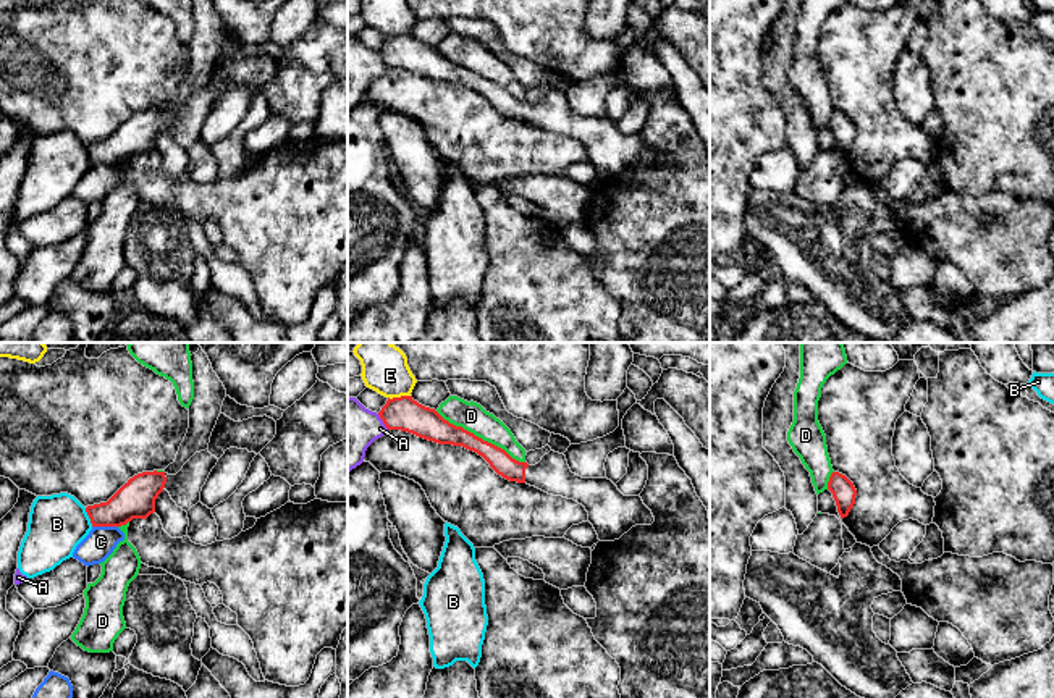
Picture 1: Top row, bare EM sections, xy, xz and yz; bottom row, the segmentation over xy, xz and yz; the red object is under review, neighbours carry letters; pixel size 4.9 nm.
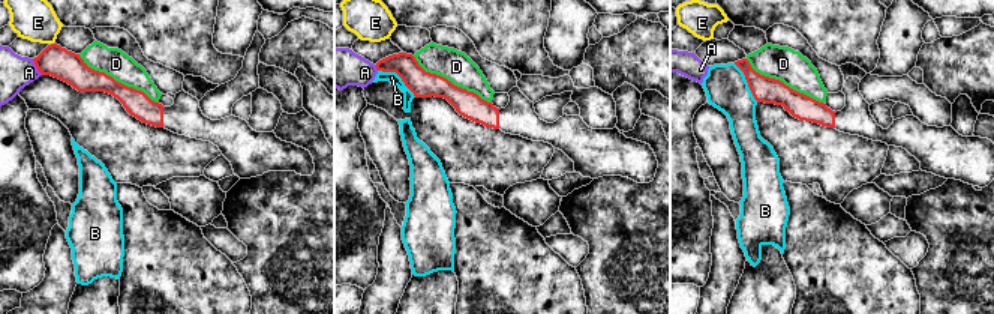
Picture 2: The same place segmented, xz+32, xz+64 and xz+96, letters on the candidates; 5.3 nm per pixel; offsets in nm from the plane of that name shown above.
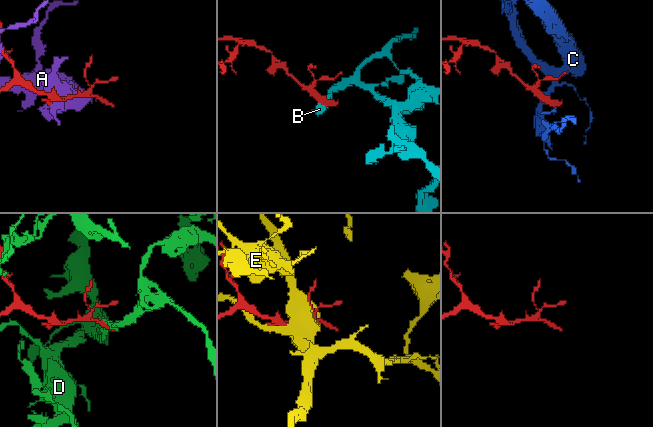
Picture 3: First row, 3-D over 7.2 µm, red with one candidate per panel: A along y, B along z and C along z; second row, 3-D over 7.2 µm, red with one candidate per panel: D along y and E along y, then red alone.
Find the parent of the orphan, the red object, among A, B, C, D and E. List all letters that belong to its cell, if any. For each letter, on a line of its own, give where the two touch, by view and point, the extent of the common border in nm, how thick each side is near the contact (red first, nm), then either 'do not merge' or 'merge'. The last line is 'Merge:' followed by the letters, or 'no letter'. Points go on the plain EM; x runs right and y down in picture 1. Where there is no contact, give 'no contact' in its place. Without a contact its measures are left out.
A: meets red in xz at (383, 60); contact 100 nm long; 170 nm thick on the red side, 280 nm on the other; do not merge
B: meets red in xy at (89, 155); contact 100 nm long; 190 nm thick on the red side, 280 nm on the other; do not merge
C: meets red in xy at (105, 163); contact 130 nm long; 190 nm thick on the red side, 150 nm on the other; do not merge
D: meets red in xz at (480, 76); contact 500 nm long; 140 nm thick on the red side, 140 nm on the other; do not merge
E: meets red in xz at (398, 36); contact 110 nm long; 170 nm thick on the red side, 180 nm on the other; do not merge
Merge: no letter

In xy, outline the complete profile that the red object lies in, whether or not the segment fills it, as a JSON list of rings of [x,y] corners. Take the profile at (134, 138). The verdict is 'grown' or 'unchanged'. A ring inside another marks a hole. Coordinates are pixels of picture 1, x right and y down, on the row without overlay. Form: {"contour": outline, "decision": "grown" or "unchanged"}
{"contour": [[[209,87],[196,90],[176,113],[142,110],[129,116],[107,141],[87,144],[92,165],[121,165],[155,150],[155,137],[167,128],[183,149],[200,141],[200,129],[218,97]]], "decision": "grown"}

